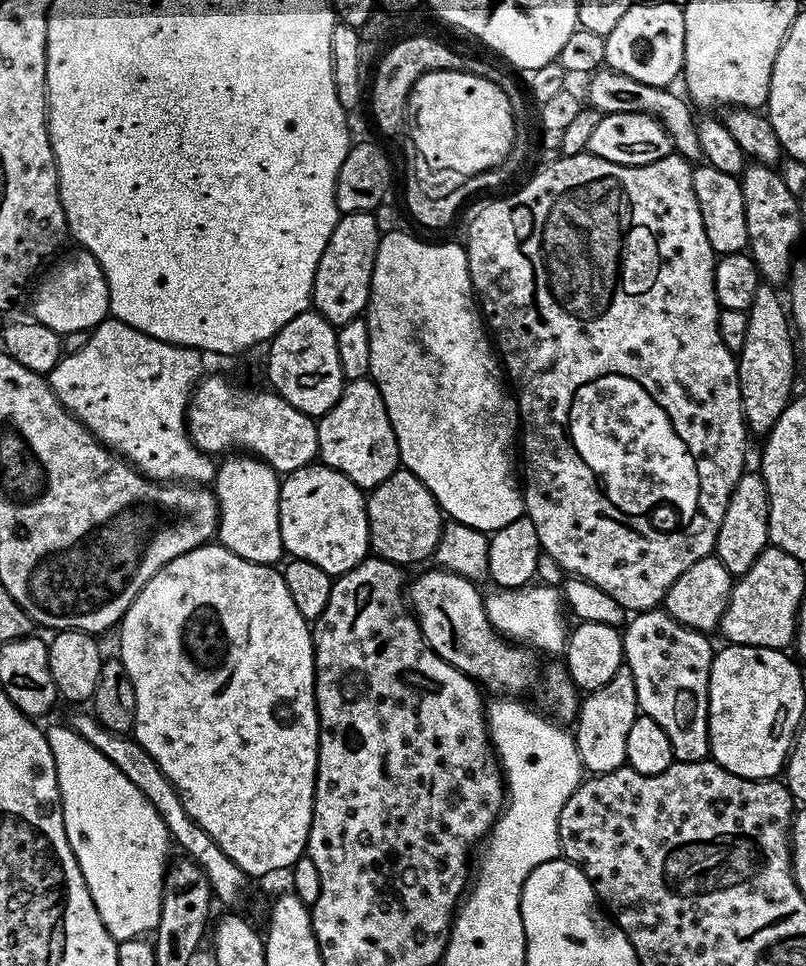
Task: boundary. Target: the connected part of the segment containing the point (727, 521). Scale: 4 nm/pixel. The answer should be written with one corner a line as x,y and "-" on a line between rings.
748,470
738,478
738,486
734,486
734,490
730,494
730,502
726,506
726,515
722,518
722,526
718,530
714,555
722,562
722,566
726,566
726,570
731,576
738,578
742,574
746,574
746,570
750,570
750,566
754,566
758,554
762,554
762,550
769,547
769,544
768,487
759,471

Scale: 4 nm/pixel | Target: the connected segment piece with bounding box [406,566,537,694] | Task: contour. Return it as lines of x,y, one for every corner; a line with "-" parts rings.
439,566
433,569
433,572
424,572
421,576
414,577
413,580
411,577
406,588
407,603
422,630
424,641
447,664
471,677
479,685
498,690
500,694
520,694
516,692
526,689
536,676
537,653
529,647
510,641
495,630
487,616
485,597
483,593
480,594
473,579
458,572
447,571

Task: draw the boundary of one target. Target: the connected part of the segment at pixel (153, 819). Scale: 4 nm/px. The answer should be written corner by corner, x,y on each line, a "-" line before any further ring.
49,727
46,735
50,742
50,754
54,754
56,777
58,778
58,786
60,787
60,805
64,811
64,829
66,830
66,838
70,842
70,850
76,856
78,866
82,870
82,878
90,890
90,898
94,902
94,906
98,910
98,914
113,940
119,942
143,937
145,934
151,933
155,929
157,922
160,921
160,907
164,901
164,877
166,875
166,865
169,863
169,861
167,862
168,844
170,848
168,827
166,826
166,822
162,822
158,810
154,810
154,806
146,798
146,794
142,794
142,790
138,790
138,786
134,786
134,782
130,782
130,778
126,778
126,774
122,774
122,770
118,770
118,766
114,766
114,762
110,762
110,758
106,758
106,754
99,752
79,732
73,730
71,727
68,728
51,729

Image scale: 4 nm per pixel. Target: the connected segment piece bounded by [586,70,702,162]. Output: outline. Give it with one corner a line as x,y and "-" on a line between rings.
611,70
591,73
588,84
587,107
597,108
601,114
610,112
641,112
659,120
660,125
670,134
675,155
686,158
690,162
699,161
702,157
702,146
696,129
697,117
692,116
693,105
683,95
680,96
671,87
659,88
646,86
646,82
637,82
634,78
626,78
626,74
618,74

